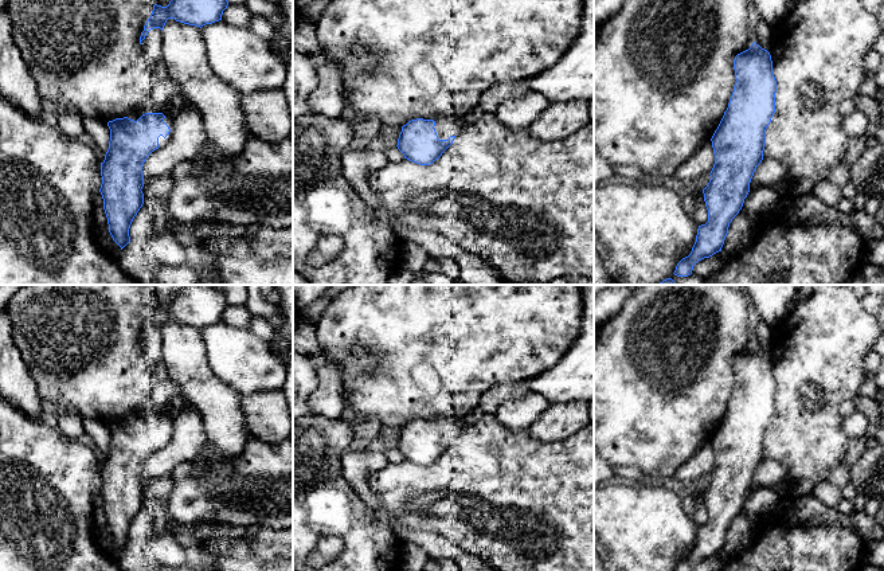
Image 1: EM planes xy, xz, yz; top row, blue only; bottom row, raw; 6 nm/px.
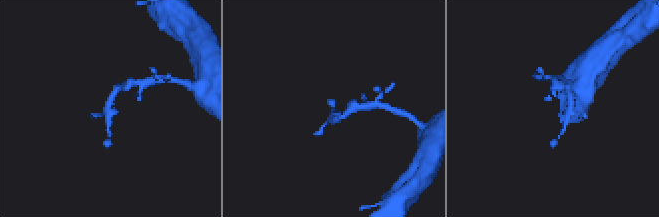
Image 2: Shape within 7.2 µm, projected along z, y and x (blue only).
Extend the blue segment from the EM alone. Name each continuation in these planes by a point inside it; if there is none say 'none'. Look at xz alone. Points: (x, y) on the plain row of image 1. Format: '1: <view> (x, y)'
1: xz (445, 427)

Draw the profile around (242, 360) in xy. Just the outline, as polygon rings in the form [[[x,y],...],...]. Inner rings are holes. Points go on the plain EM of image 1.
[[[223,320],[200,329],[208,365],[215,376],[240,395],[255,395],[266,391],[282,391],[286,382],[286,367],[278,352],[254,335],[250,328],[228,325]]]

